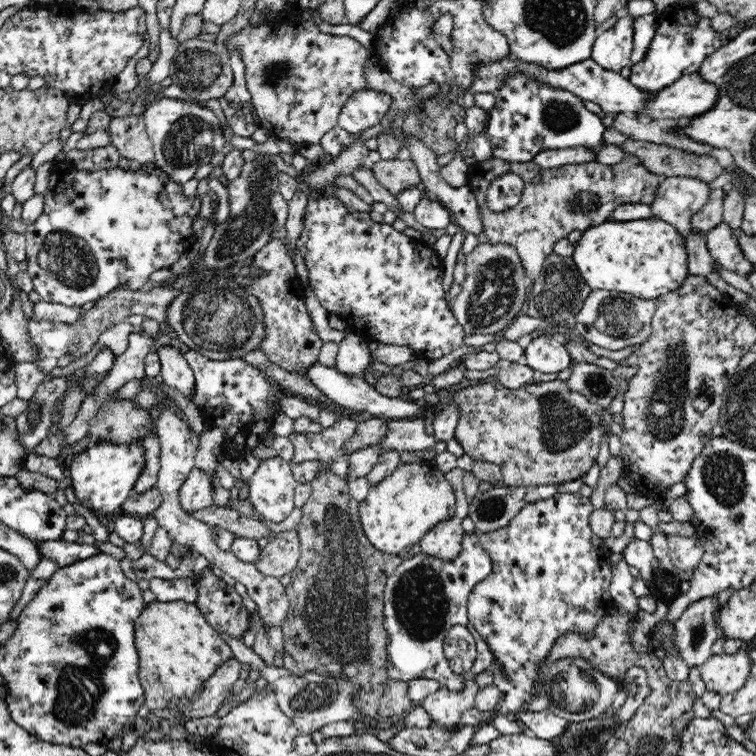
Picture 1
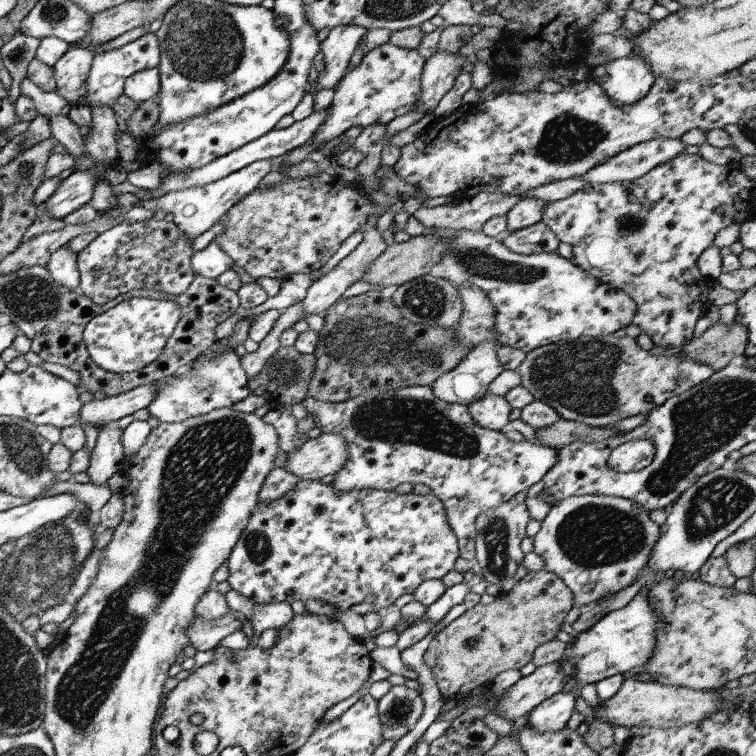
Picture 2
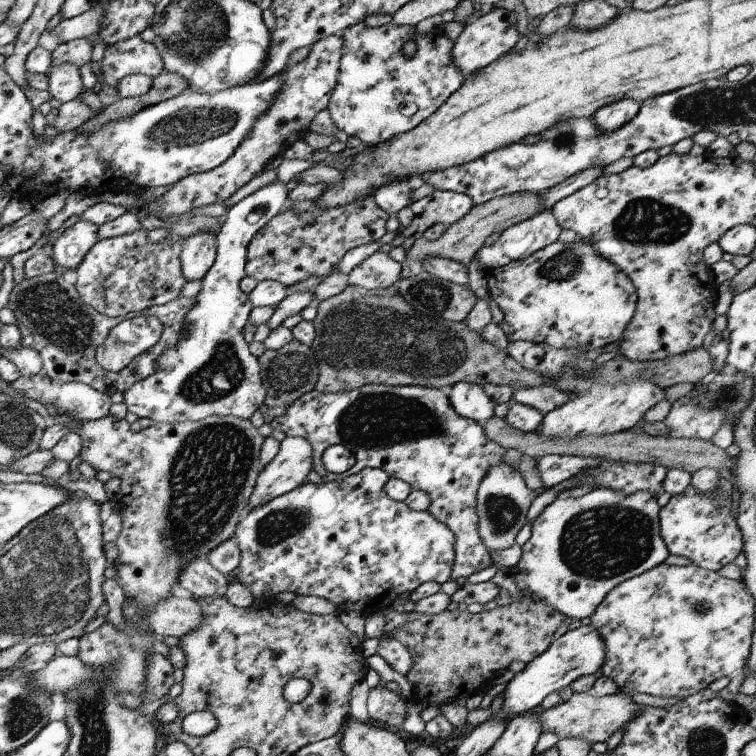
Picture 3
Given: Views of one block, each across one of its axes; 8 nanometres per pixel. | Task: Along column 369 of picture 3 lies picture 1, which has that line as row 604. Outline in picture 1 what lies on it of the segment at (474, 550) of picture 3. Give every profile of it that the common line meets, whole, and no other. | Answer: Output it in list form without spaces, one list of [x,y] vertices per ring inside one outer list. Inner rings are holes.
[[[477,530],[463,532],[461,551],[452,560],[418,553],[389,572],[383,590],[383,626],[387,631],[387,673],[390,679],[408,682],[420,677],[432,678],[452,692],[460,692],[466,682],[491,668],[494,651],[484,637],[469,623],[467,604],[469,594],[477,582],[492,572],[492,561],[480,544]],[[428,557],[432,562],[428,562]],[[457,625],[466,627],[475,638],[477,657],[468,673],[455,673],[443,654],[446,634]]]

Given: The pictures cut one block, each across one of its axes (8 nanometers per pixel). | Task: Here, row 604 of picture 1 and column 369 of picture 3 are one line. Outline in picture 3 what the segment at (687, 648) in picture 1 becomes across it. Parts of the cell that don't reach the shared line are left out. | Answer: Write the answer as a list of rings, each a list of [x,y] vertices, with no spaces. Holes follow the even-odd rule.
[[[377,685],[369,689],[366,698],[368,720],[372,724],[400,732],[405,718],[405,703],[406,700],[399,698],[396,692]]]

